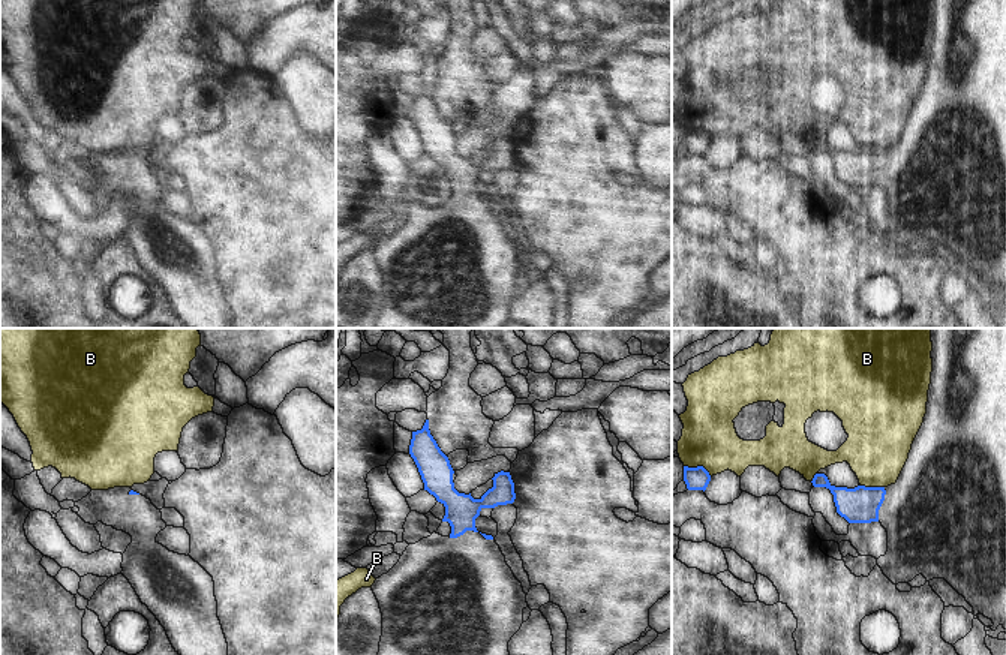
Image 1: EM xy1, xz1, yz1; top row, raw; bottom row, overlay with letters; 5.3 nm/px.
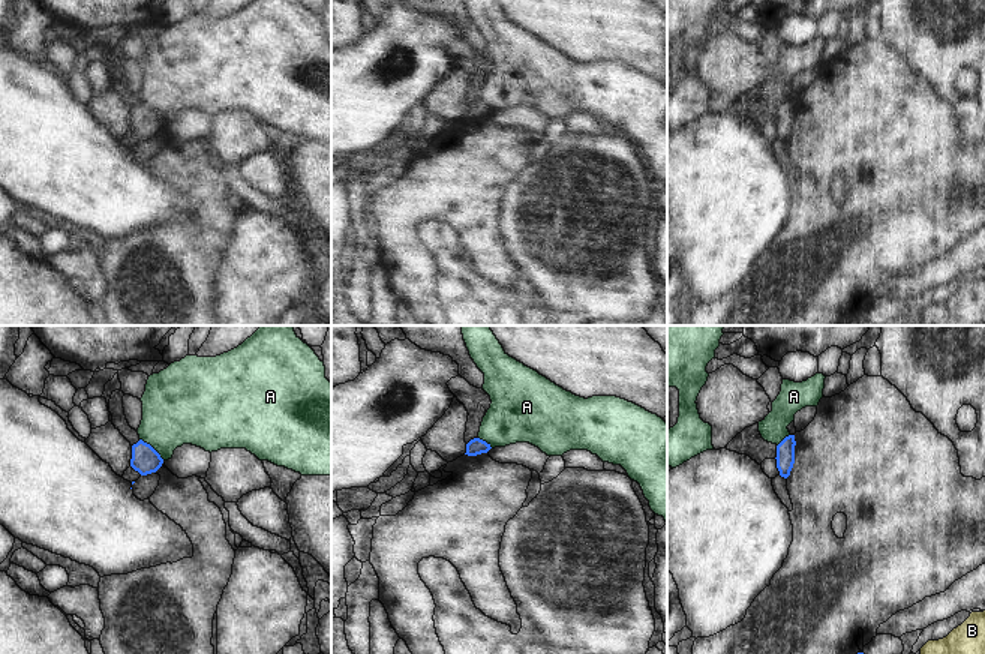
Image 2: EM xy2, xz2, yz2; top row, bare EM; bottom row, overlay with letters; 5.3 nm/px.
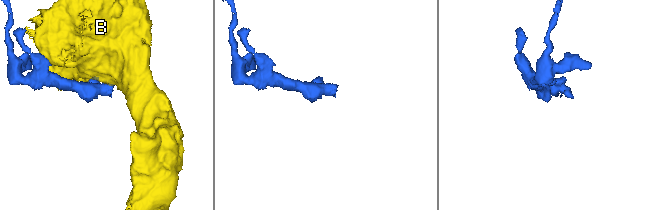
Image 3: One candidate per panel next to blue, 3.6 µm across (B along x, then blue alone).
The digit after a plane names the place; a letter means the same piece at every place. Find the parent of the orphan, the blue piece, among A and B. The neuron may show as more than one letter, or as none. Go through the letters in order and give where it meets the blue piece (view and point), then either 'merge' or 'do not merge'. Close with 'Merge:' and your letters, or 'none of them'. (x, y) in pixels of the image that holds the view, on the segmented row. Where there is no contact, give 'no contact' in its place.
A: contact xy2 (152, 447); do not merge
B: contact yz1 (697, 466); do not merge
Merge: none of them

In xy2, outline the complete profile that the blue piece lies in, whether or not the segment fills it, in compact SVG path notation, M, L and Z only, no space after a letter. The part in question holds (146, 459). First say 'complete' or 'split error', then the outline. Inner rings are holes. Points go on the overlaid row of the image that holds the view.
complete; M139 440L132 446L130 466L141 476L156 472L162 464L163 459L150 444Z

